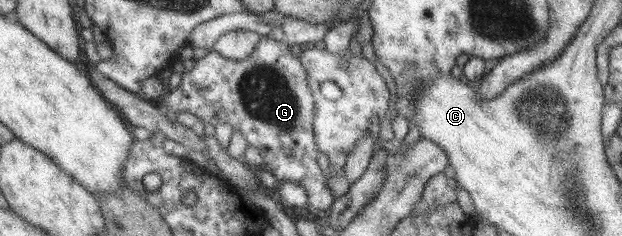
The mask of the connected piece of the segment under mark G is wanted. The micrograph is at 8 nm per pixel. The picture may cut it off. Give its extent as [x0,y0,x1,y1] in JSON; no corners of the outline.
[155,36,334,216]

